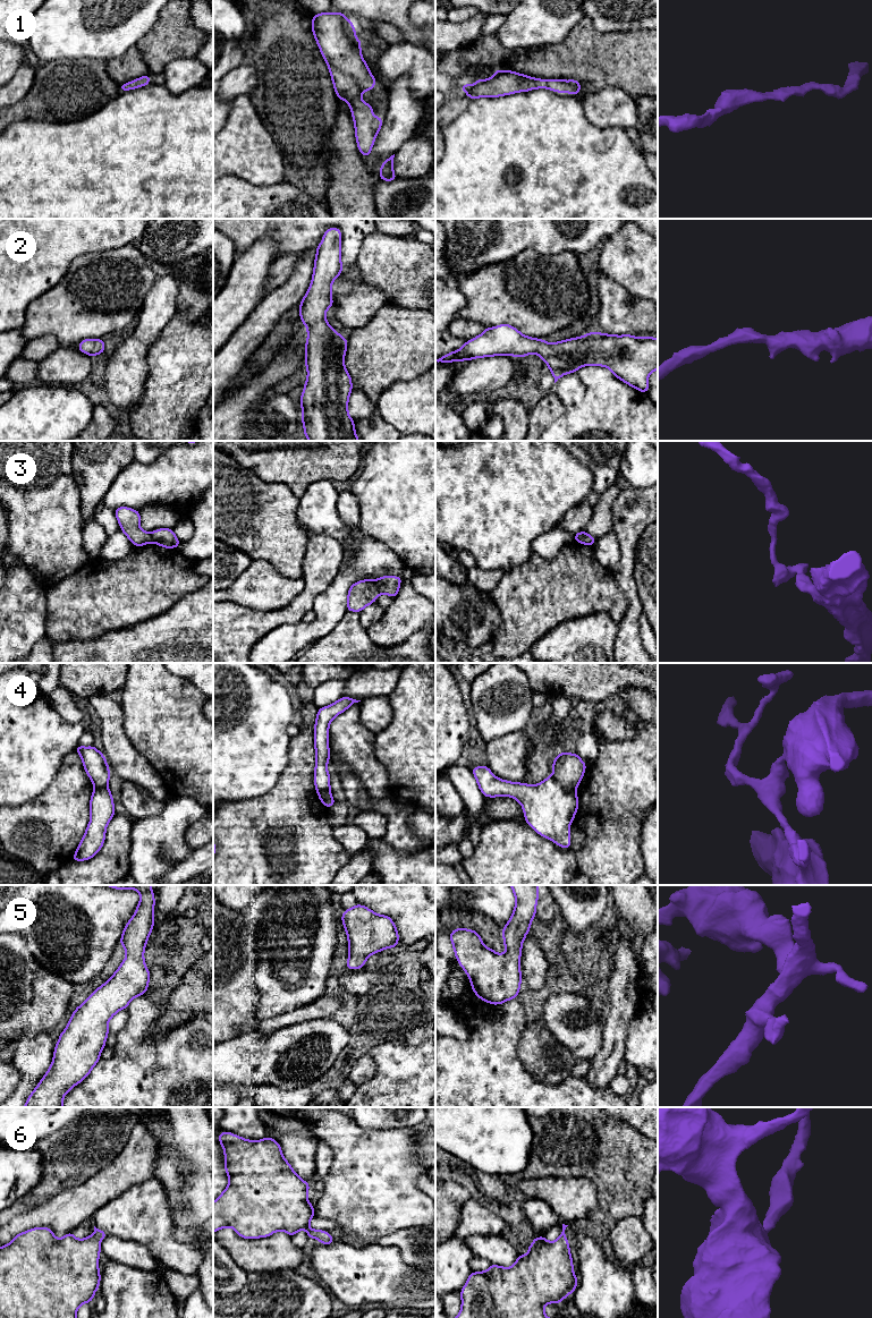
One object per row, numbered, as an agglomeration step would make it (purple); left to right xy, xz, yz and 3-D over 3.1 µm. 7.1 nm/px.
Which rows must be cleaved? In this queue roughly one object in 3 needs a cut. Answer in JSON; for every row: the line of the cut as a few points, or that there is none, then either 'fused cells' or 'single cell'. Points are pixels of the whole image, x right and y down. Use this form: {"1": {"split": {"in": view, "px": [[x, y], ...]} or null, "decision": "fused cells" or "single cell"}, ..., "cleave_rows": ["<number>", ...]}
{"1": {"split": null, "decision": "single cell"}, "2": {"split": null, "decision": "single cell"}, "3": {"split": {"in": "xz", "px": [[373, 580], [380, 593]]}, "decision": "fused cells"}, "4": {"split": {"in": "yz", "px": [[551, 775], [563, 787], [574, 791]]}, "decision": "fused cells"}, "5": {"split": null, "decision": "single cell"}, "6": {"split": null, "decision": "single cell"}, "cleave_rows": ["3", "4"]}

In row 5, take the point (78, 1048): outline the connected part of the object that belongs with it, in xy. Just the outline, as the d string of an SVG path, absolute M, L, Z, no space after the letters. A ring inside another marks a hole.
M105 885L116 890L134 888L141 899L134 916L124 927L120 944L126 951L126 958L107 983L95 989L82 1005L77 1006L66 1029L56 1044L50 1069L31 1092L24 1107L64 1107L65 1095L81 1083L100 1060L101 1052L109 1035L108 1022L120 1010L127 1009L130 1001L146 993L150 971L145 966L144 950L154 926L154 893L151 885Z

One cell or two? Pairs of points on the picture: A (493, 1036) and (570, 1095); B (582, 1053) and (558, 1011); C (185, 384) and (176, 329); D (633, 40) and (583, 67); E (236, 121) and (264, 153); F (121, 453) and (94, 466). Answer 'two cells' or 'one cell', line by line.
A: one cell
B: one cell
C: one cell
D: one cell
E: one cell
F: one cell

